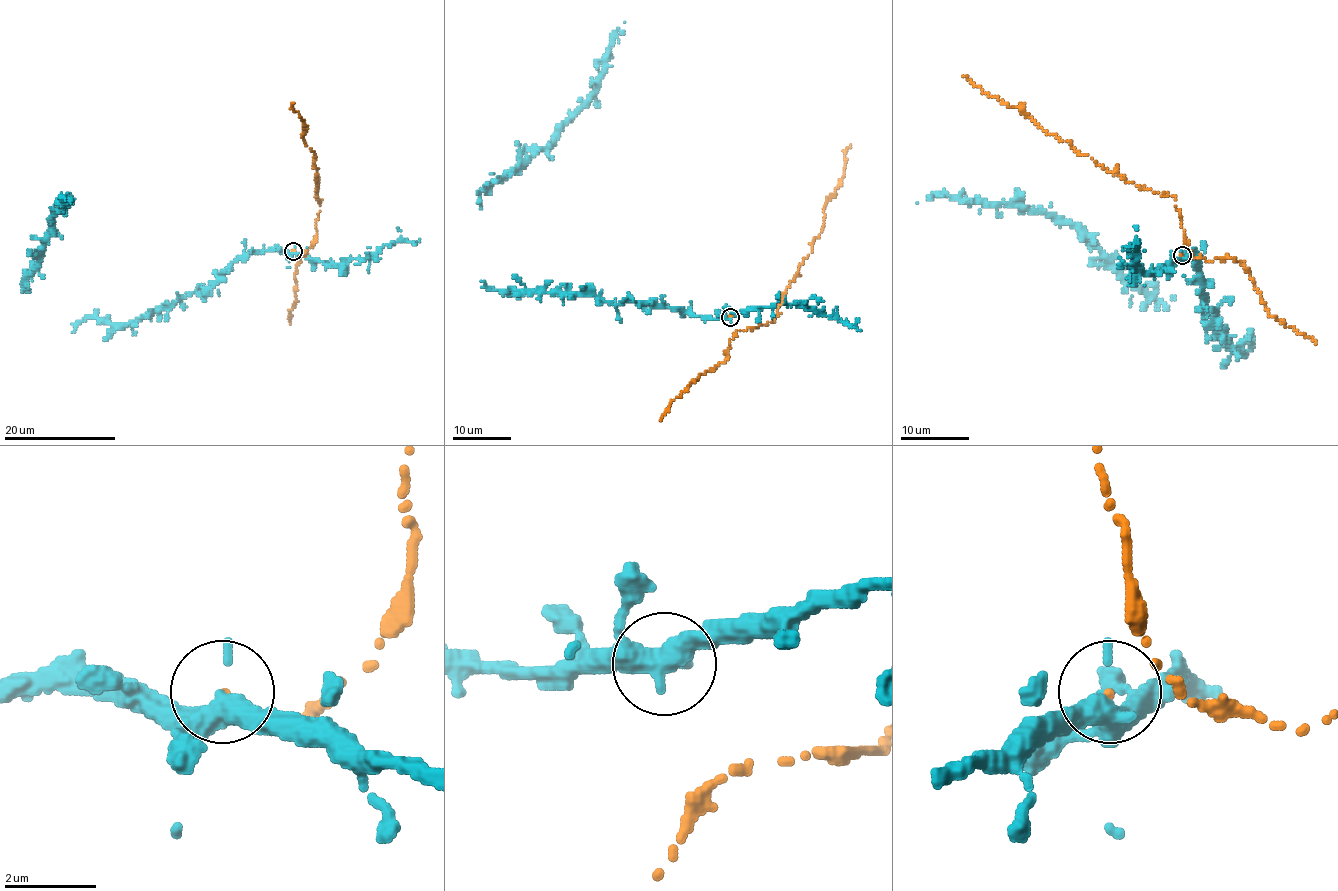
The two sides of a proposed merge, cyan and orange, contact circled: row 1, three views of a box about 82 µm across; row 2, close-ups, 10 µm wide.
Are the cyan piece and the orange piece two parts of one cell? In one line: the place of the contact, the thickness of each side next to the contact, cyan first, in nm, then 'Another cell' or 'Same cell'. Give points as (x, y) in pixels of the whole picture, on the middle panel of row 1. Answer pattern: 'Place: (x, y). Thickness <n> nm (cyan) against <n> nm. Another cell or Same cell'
Place: (730, 317). Thickness 320 nm (cyan) against 90 nm. Same cell

